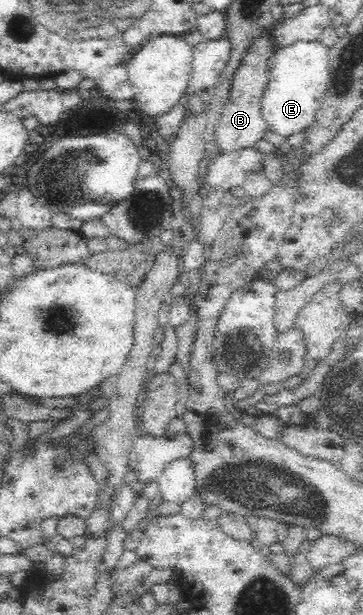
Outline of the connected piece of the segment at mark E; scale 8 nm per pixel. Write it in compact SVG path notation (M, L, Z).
M319 40L298 41L286 47L278 46L269 60L268 81L263 100L263 118L268 128L282 136L304 131L316 117L327 94L330 72L330 48Z

